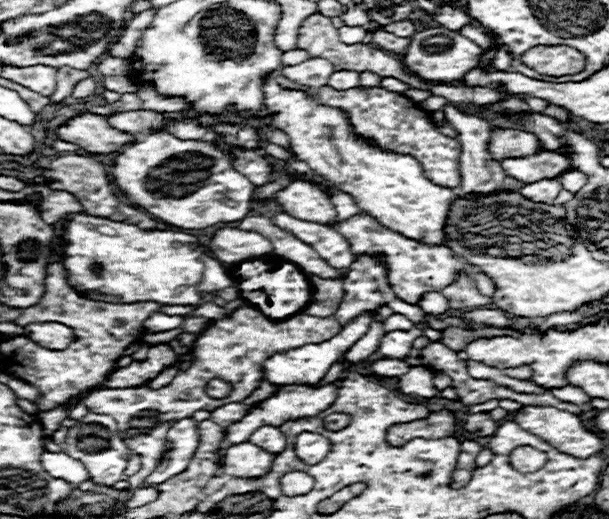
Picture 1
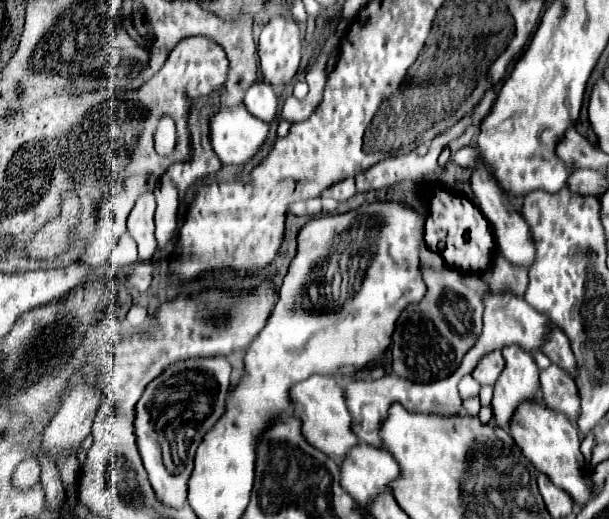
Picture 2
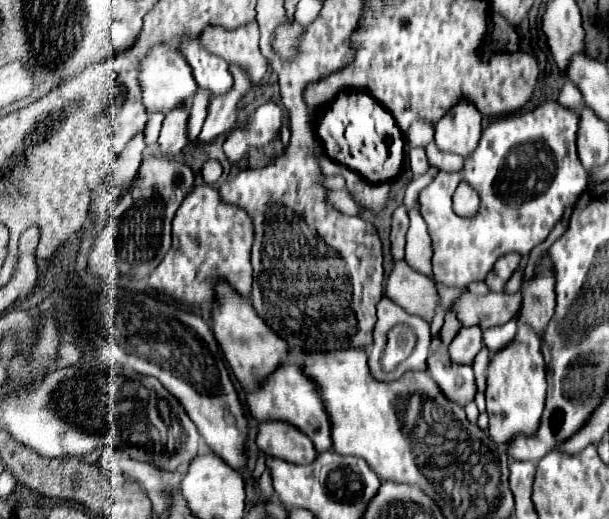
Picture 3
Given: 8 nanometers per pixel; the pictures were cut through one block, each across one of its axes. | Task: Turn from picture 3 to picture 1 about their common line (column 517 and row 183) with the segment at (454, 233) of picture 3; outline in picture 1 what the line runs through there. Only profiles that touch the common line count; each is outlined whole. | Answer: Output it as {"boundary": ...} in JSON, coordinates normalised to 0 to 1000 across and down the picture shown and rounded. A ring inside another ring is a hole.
{"boundary":[[[263,250],[200,283],[187,306],[184,339],[213,389],[292,439],[328,443],[358,428],[391,428],[414,405],[417,355],[381,324],[374,293],[355,285],[351,274],[296,270]]]}

